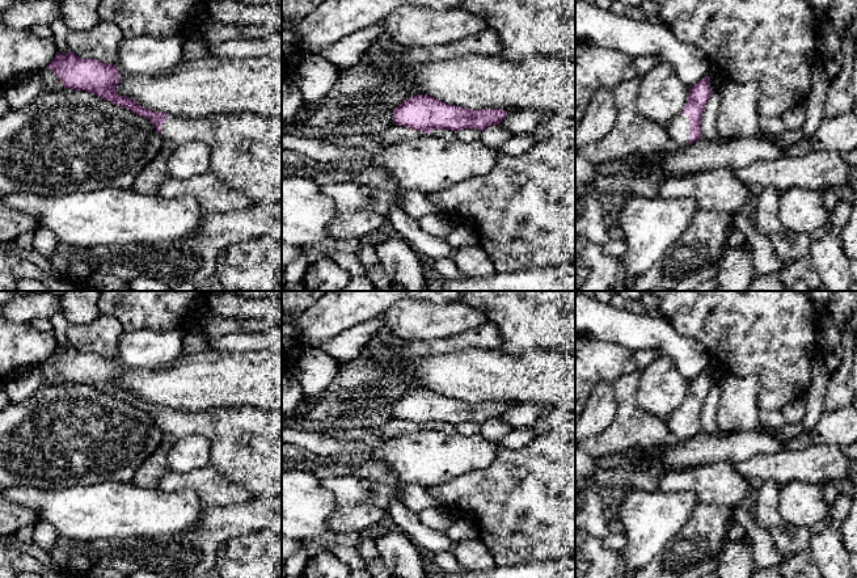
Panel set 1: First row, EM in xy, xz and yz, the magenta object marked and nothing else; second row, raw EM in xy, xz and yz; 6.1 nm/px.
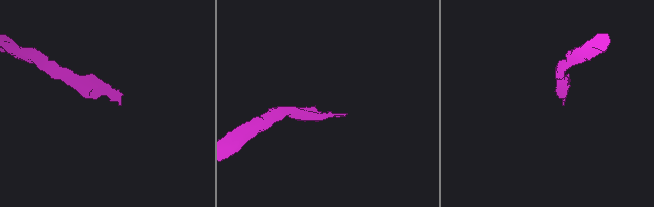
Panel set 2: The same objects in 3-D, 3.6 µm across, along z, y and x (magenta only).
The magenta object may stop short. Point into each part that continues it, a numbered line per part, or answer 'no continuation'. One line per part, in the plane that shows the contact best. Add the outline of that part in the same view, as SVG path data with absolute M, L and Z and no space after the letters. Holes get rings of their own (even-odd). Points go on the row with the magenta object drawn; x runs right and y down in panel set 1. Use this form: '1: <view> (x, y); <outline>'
1: yz (678, 129); M679 113L666 125L666 128L674 147L689 145L689 118L687 114Z

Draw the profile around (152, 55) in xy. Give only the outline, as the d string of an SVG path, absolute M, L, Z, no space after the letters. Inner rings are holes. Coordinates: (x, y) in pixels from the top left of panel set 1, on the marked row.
M142 35L119 43L119 71L130 75L165 76L183 60L183 37Z

